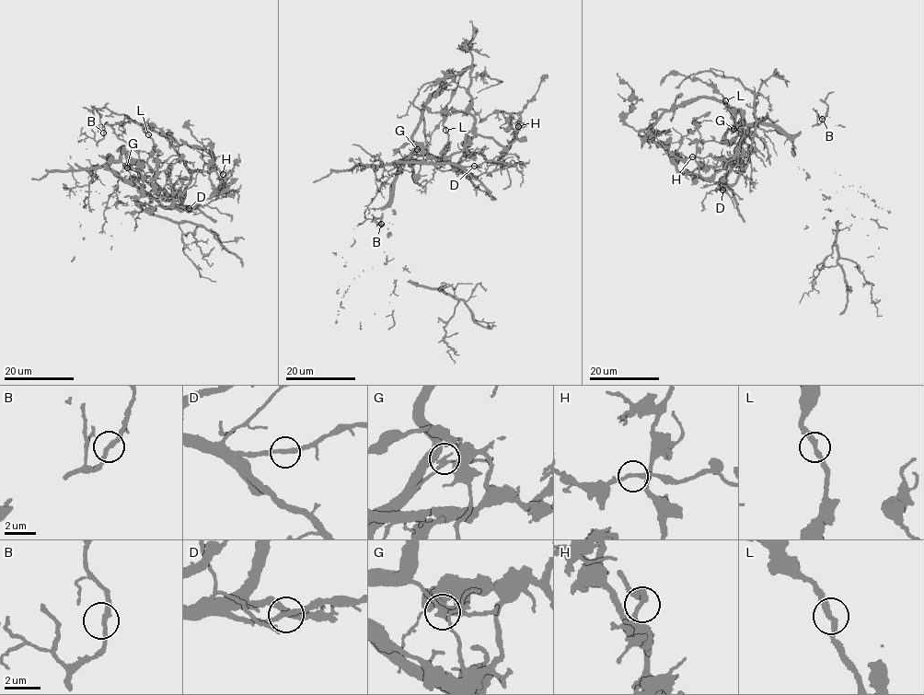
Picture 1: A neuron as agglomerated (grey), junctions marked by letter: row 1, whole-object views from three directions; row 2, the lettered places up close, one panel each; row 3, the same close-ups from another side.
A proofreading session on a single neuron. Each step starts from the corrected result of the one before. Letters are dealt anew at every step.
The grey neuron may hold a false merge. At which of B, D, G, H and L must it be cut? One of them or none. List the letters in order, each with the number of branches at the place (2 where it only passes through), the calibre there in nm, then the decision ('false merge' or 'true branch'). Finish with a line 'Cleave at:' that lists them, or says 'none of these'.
B: branches 2; calibre 260 nm; true branch
D: branches 2; calibre 240 nm; true branch
G: branches 2; calibre 240 nm; true branch
H: branches 2; calibre 260 nm; true branch
L: branches 2; calibre 240 nm; true branch
Cleave at: none of these

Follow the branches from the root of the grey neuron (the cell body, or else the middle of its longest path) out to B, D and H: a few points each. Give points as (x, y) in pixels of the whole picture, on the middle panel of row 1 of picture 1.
B: (398, 163), (392, 195), (377, 208), (375, 221), (381, 224)
D: (398, 163), (444, 162), (474, 166)
H: (398, 163), (444, 162), (471, 167), (488, 160), (503, 162), (505, 155), (499, 157), (510, 146), (518, 126)

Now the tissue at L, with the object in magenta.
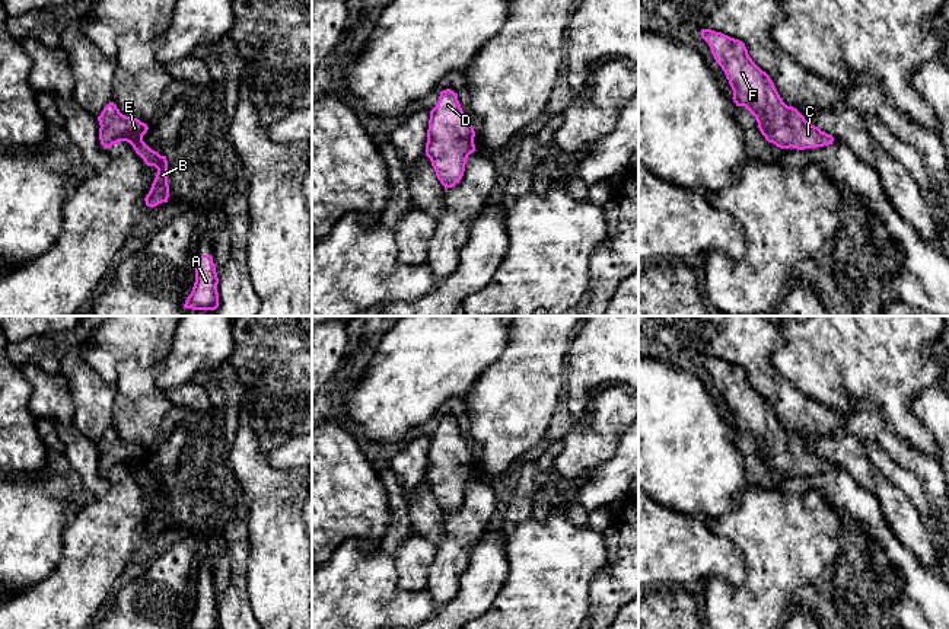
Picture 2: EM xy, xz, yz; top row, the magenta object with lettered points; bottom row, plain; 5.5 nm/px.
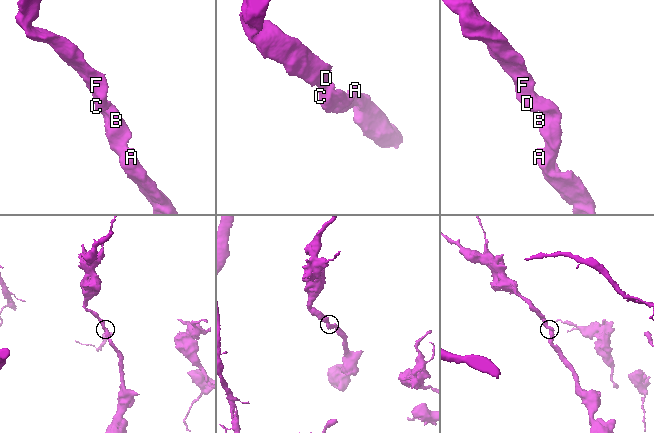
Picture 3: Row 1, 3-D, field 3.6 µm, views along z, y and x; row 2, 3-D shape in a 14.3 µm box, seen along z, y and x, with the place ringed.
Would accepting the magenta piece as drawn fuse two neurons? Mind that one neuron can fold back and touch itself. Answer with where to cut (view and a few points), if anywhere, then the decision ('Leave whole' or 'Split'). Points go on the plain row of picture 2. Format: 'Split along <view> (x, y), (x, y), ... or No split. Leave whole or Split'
No split. Leave whole

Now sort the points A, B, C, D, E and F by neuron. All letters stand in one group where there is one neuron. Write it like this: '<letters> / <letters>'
A B C D E F

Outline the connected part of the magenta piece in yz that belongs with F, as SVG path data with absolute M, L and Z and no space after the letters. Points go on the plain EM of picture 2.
M701 355L701 364L725 397L733 428L755 443L768 469L797 476L832 470L832 462L809 450L796 434L783 428L773 406L752 387L742 367L711 355Z

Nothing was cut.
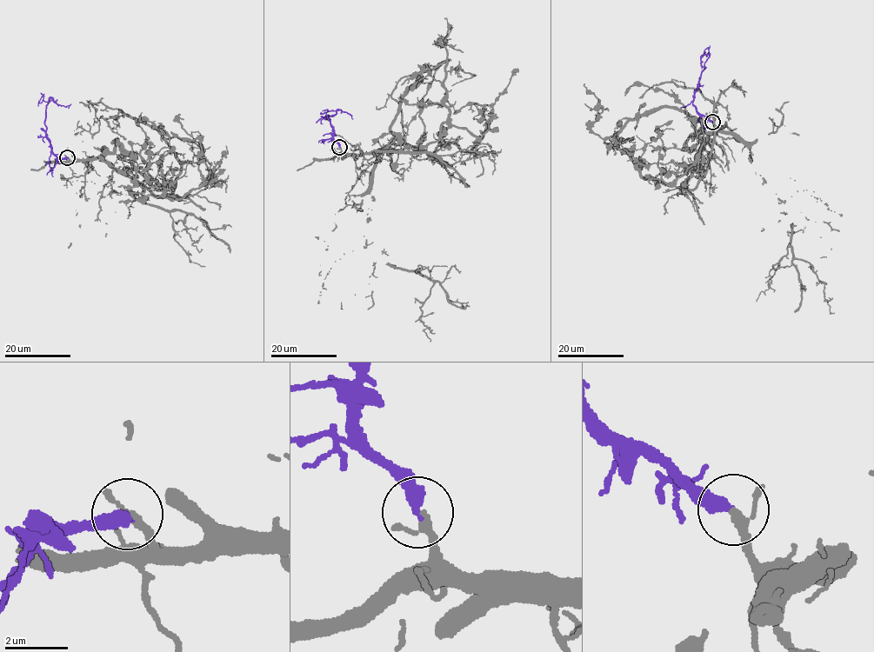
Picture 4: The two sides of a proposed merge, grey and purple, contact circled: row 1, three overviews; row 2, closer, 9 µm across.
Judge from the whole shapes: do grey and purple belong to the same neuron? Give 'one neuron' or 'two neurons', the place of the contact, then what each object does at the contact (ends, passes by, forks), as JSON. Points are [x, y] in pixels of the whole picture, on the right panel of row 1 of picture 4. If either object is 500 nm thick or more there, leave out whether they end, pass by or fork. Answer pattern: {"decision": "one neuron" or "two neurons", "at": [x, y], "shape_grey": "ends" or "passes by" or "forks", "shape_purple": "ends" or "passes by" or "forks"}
{"decision": "one neuron", "at": [712, 122], "shape_grey": "passes by", "shape_purple": "ends"}

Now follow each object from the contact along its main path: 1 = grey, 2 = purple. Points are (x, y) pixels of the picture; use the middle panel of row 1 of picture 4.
1: (339, 147), (363, 155), (422, 151), (450, 165), (404, 140), (391, 92), (399, 80), (415, 73)
2: (339, 147), (333, 137), (330, 119), (325, 116), (336, 114), (327, 109), (323, 114), (320, 113)

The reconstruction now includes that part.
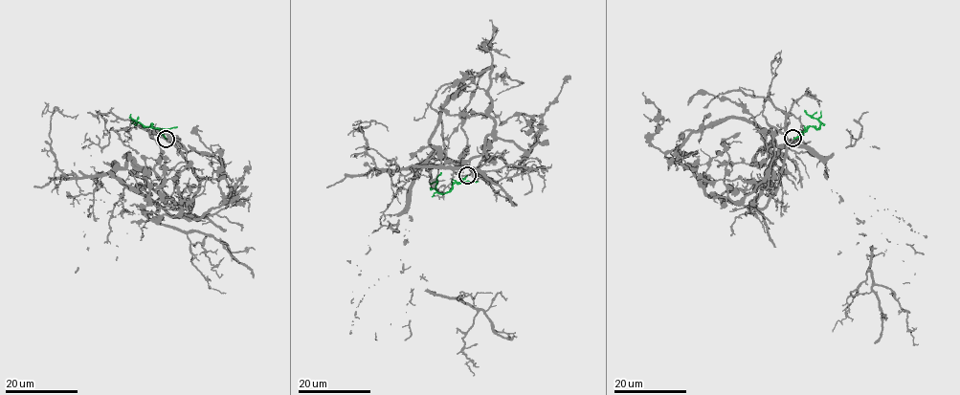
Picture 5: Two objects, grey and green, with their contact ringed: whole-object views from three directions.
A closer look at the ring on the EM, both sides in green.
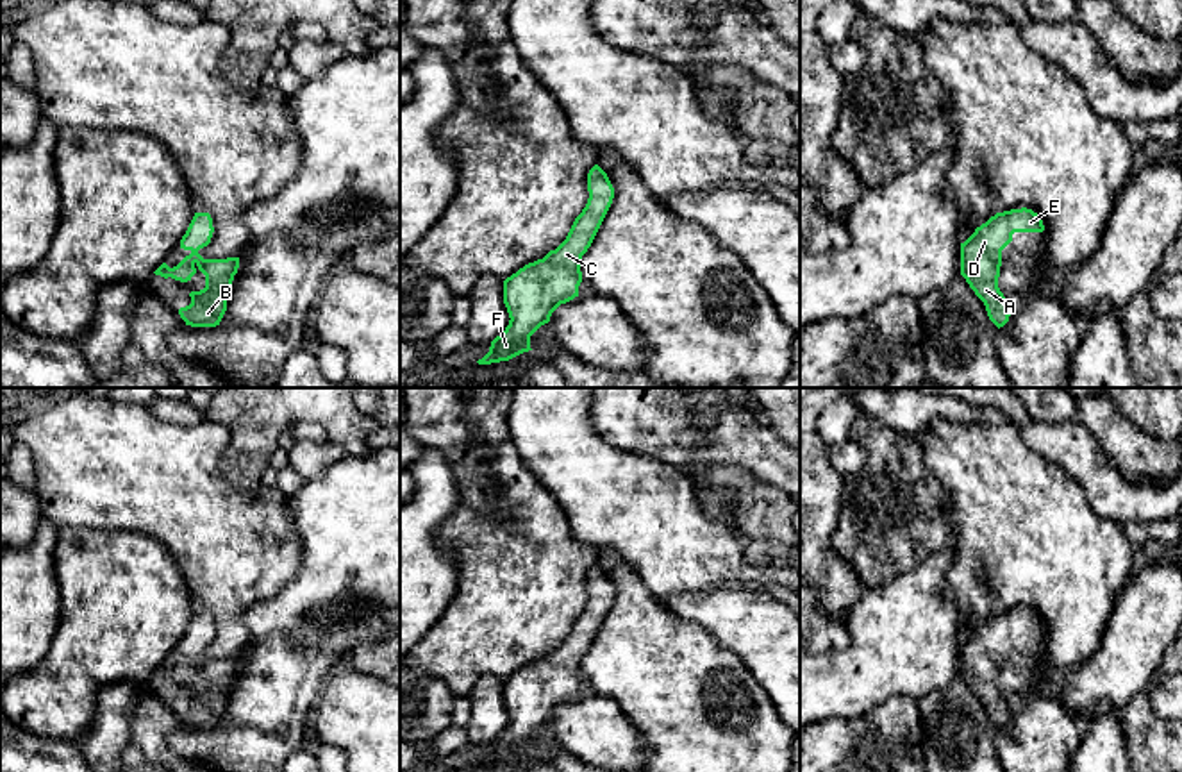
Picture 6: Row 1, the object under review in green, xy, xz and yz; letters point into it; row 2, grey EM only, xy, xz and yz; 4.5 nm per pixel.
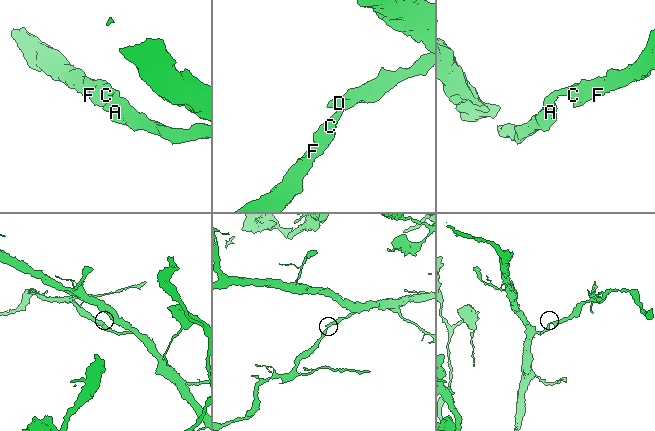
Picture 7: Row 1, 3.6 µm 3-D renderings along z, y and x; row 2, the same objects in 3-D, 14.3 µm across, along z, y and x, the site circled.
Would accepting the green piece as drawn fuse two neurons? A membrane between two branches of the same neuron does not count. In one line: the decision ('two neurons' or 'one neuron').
one neuron

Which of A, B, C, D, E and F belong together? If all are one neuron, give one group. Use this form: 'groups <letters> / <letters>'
groups A B C D E F

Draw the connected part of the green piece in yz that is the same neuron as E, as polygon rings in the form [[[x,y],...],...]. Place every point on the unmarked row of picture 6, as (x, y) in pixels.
[[[1032,609],[996,613],[961,643],[961,676],[984,702],[989,720],[1000,729],[1009,722],[1007,699],[998,688],[1002,650],[1014,633],[1043,633],[1045,625]]]

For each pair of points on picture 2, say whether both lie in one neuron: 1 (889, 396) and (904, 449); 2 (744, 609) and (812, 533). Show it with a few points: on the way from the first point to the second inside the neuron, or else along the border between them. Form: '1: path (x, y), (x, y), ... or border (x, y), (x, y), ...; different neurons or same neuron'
1: border (879, 409), (900, 436), (930, 455); different neurons
2: path (760, 590), (793, 552); same neuron

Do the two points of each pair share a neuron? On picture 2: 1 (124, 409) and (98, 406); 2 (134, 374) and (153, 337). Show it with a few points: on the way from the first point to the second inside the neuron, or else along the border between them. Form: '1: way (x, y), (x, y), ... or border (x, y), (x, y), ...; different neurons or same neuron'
1: border (115, 385), (114, 422), (111, 427); different neurons
2: border (155, 369), (126, 357), (117, 366), (114, 383); different neurons

